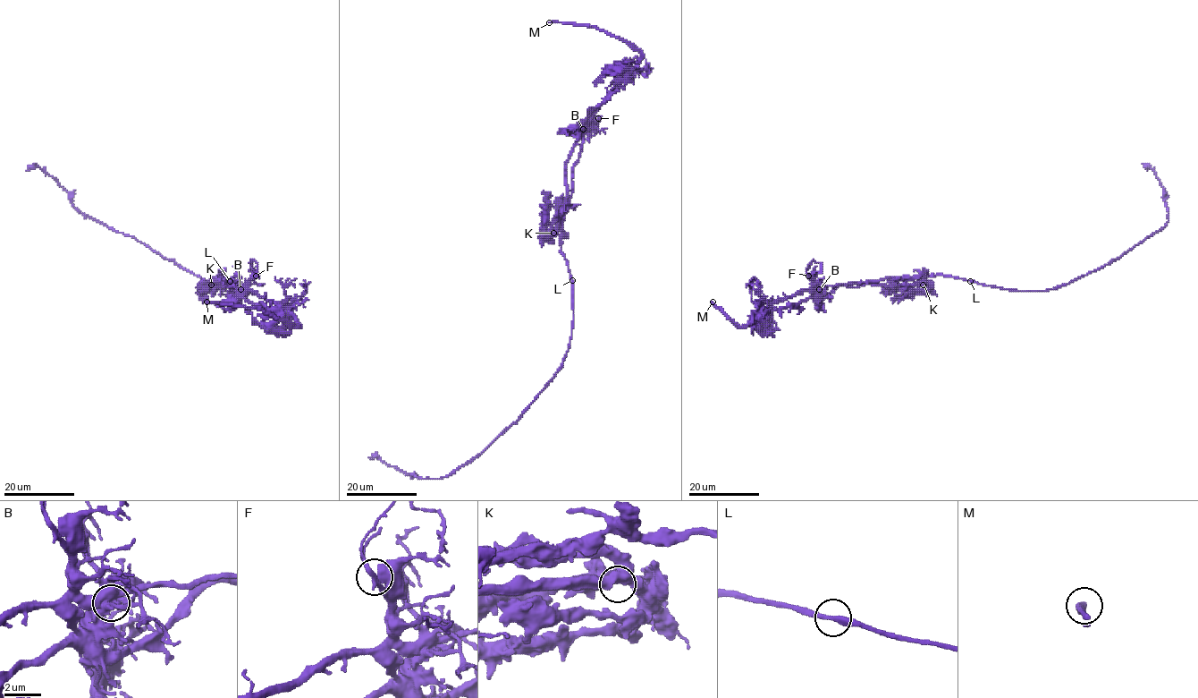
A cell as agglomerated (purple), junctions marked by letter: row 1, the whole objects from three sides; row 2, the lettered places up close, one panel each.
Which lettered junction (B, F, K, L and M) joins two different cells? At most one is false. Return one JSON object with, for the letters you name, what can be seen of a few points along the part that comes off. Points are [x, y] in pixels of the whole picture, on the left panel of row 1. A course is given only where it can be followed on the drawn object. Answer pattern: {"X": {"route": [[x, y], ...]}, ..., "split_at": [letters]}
{"B": {"route": [[240, 289], [219, 275], [231, 289], [219, 288], [133, 236], [84, 216], [52, 177], [37, 165], [26, 171]]}, "split_at": ["B"]}

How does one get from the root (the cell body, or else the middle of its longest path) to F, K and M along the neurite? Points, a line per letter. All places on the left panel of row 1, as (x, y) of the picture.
F: (229, 282), (219, 275), (243, 288), (256, 276)
K: (229, 282), (219, 275), (211, 285)
M: (229, 282), (219, 275), (270, 300), (284, 313), (289, 312), (299, 325), (288, 325), (257, 308), (206, 302)

